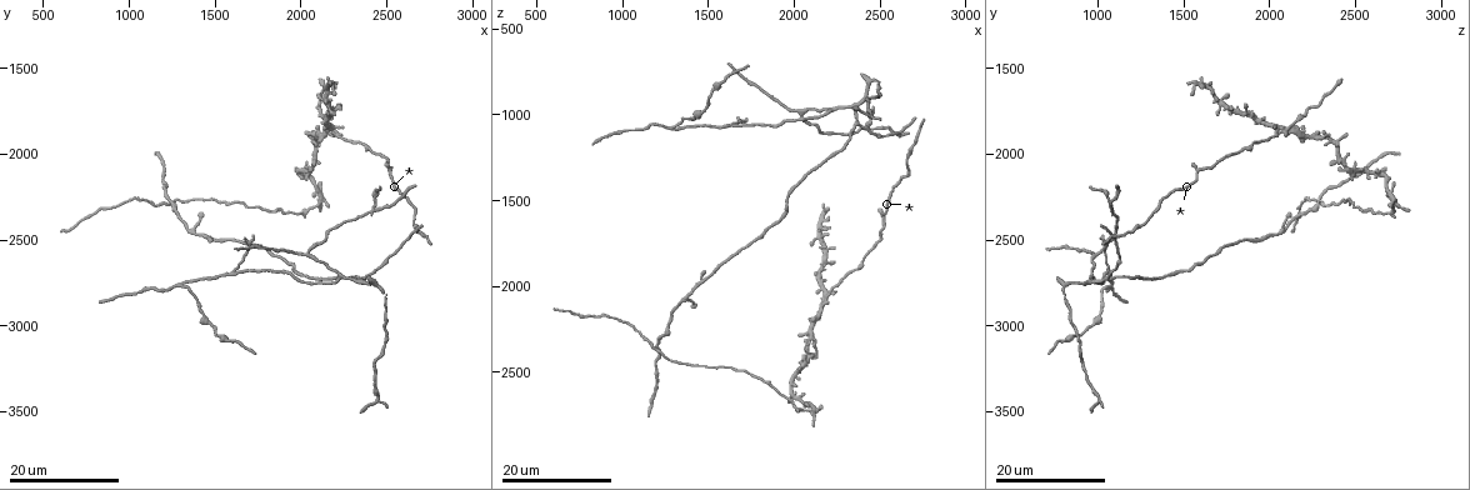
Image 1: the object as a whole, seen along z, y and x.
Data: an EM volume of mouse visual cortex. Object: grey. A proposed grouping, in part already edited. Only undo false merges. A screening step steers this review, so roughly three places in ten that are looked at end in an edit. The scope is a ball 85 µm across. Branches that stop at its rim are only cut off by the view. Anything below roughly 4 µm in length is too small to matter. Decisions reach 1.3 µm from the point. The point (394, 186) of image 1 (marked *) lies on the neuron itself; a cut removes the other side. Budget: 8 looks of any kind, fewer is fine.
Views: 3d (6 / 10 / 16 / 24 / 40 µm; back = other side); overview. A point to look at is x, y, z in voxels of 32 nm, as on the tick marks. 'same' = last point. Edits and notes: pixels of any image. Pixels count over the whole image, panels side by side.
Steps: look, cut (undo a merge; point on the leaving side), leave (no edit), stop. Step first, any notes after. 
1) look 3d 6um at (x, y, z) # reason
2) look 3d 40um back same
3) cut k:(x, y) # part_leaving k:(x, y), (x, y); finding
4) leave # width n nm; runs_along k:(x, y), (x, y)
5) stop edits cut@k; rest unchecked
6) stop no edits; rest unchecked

look 3d 16um at (2360, 2720, 1040)

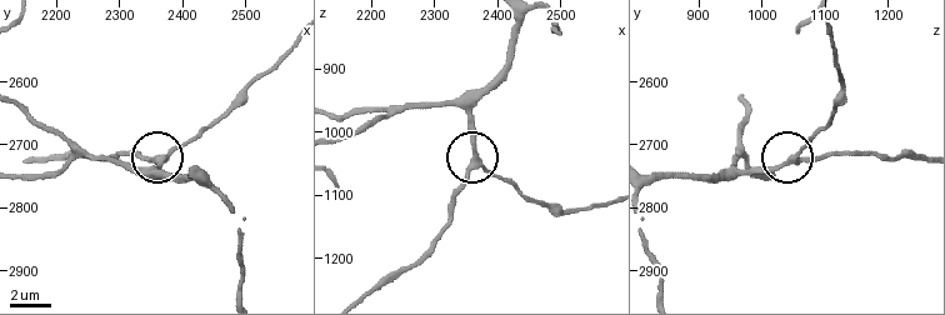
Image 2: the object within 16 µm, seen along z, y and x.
look 3d 10um at (2360, 2725, 1045)

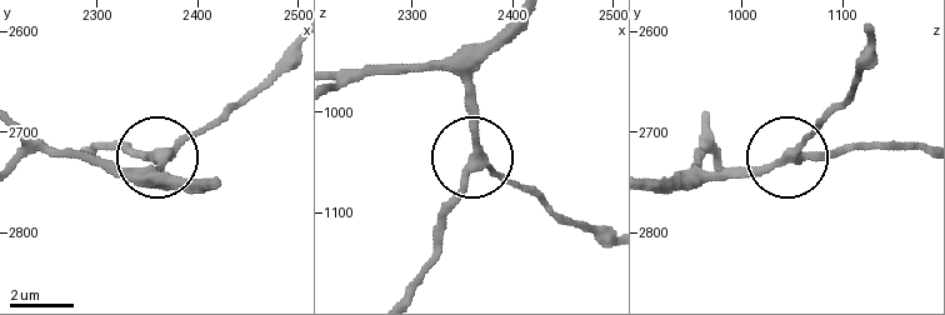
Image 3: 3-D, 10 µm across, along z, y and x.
leave # continuous, no second neuron

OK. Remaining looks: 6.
look 3d 16um at (2040, 2580, 980) # three-way junction

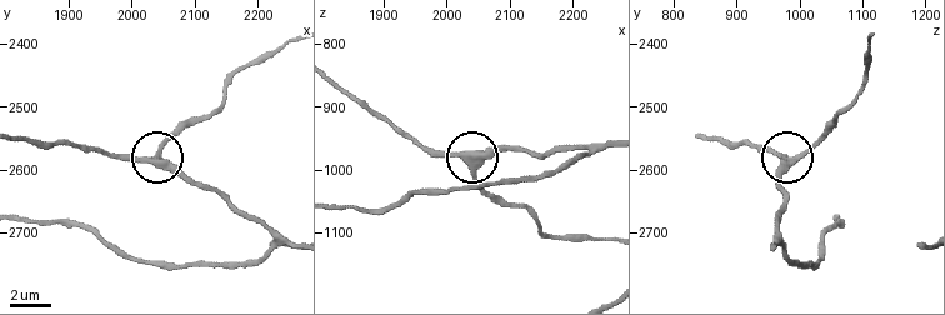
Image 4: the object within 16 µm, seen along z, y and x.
look 3d 10um at (2040, 2580, 1000)

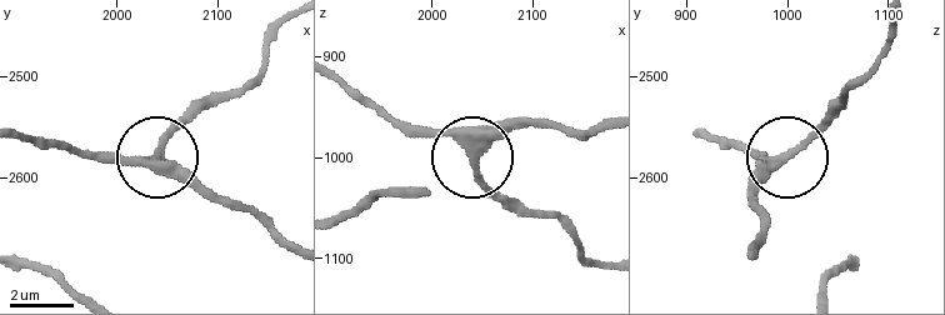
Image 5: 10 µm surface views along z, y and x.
leave # side_arm 17 um; runs_along 5:(746, 258), (760, 228), (755, 190), (781, 158), (749, 155); one neuron here

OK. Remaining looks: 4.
look 3d 16um at (2240, 2740, 960) # side arm on a straight run

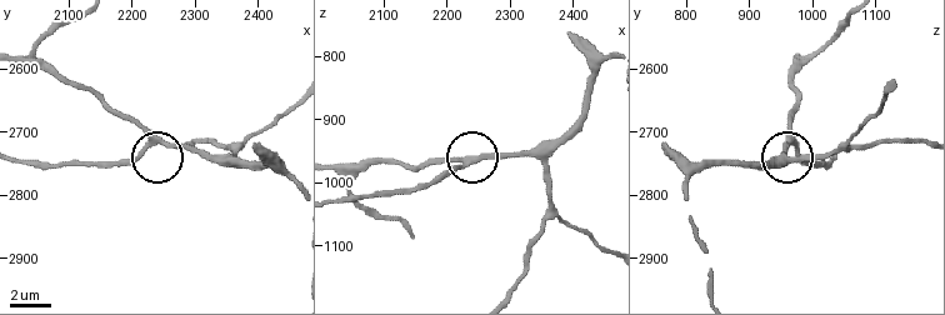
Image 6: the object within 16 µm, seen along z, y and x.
look 3d 6um at (2225, 2720, 975) # zoom in

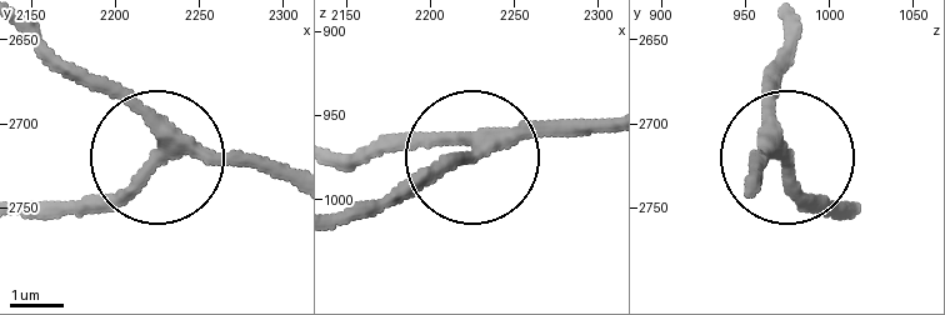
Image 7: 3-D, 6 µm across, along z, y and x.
leave # arms 3; runs_along 7:(598, 131), (518, 131), (481, 154), (401, 145); one neuron here

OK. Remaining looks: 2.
look 3d 16um at (1600, 2680, 1060) # thin arm on a thick one

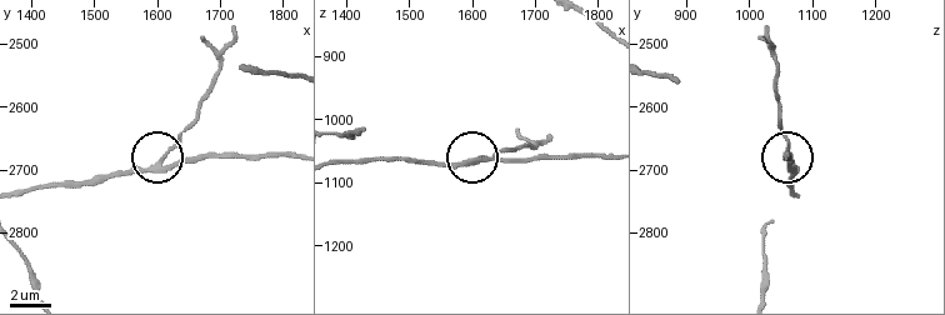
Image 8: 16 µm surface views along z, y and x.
look 3d 6um same

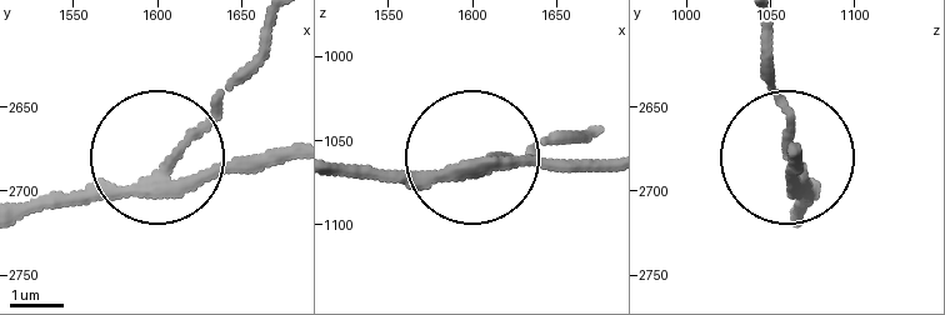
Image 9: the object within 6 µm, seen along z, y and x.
cut 9:(188, 144) # arms 3; a second neuron is stuck on

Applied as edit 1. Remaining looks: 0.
stop edits cut@9; rest unchecked

